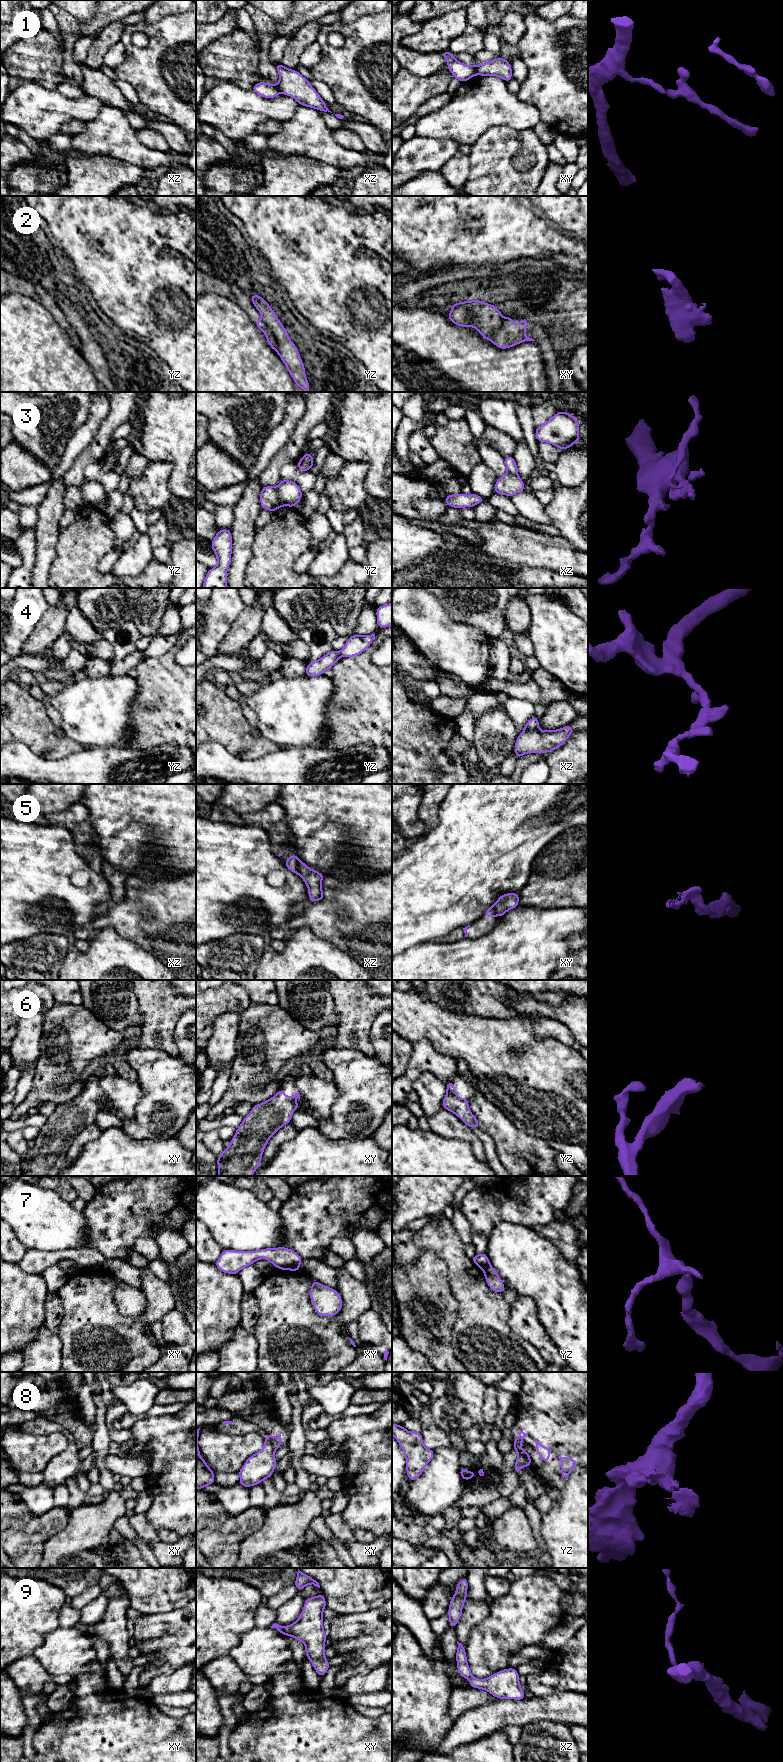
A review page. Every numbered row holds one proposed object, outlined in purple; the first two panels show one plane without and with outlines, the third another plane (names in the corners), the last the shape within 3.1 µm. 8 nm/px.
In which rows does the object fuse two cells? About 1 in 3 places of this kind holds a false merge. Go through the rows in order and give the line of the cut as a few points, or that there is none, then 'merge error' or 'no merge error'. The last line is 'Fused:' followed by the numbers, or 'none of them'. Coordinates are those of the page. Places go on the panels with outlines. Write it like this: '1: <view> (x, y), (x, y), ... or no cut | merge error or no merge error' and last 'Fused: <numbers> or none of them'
1: xz (276, 84), (280, 92) | merge error
2: yz (262, 320), (274, 337), (276, 350) | merge error
3: yz (275, 488), (281, 506) | merge error
4: xz (524, 729), (537, 730) | merge error
5: xz (299, 861), (297, 873) | merge error
6: no cut | no merge error
7: no cut | no merge error
8: xy (266, 1437), (275, 1449) | merge error
9: no cut | no merge error
Fused: 1, 2, 3, 4, 5, 8

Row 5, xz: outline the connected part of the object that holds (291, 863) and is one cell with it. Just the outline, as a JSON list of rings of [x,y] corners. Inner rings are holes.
[[[296,854],[290,855],[289,858],[284,862],[285,866],[295,874],[298,874],[299,858]]]

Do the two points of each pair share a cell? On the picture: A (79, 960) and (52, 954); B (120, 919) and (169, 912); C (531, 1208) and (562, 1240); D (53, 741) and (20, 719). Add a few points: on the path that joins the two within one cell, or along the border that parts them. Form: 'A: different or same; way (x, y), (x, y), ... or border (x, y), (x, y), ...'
A: different; border (69, 945), (67, 954), (59, 969)
B: same; way (132, 925), (157, 924)
C: different; border (554, 1220), (533, 1228)
D: same; way (45, 739), (28, 722)

